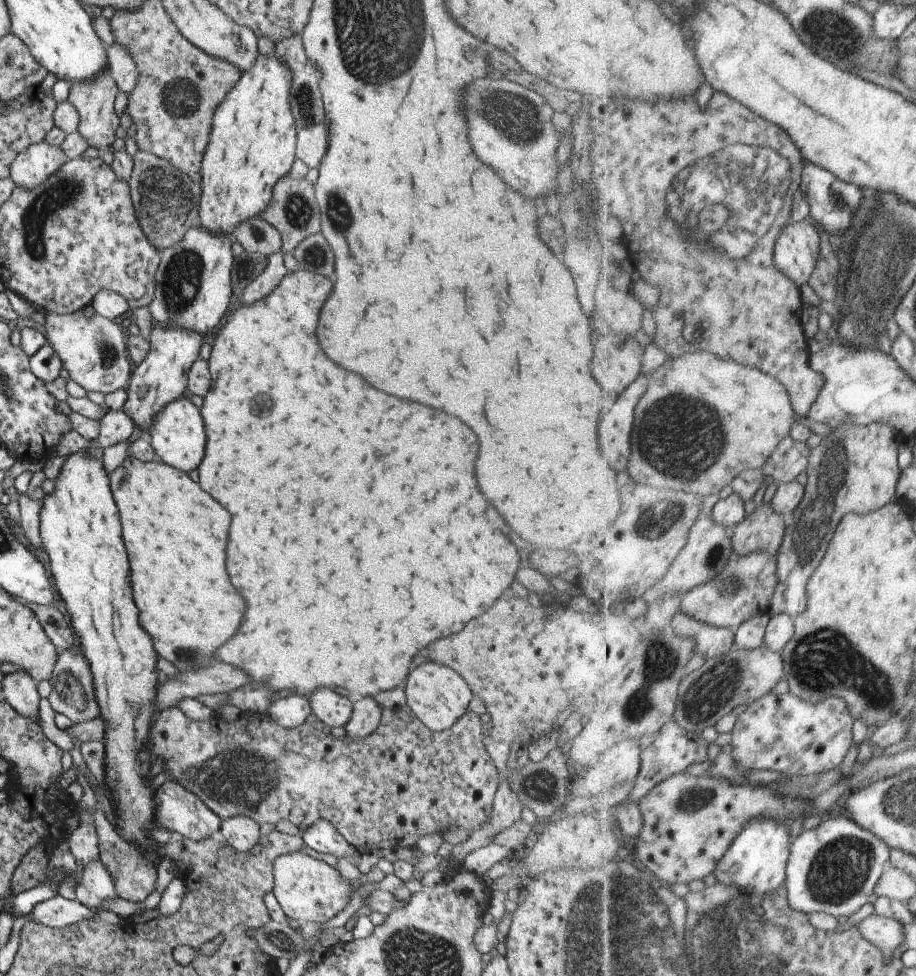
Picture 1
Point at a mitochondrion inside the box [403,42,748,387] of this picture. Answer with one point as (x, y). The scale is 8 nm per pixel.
(516, 121)

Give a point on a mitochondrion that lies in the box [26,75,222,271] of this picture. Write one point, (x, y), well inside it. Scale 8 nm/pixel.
(166, 201)

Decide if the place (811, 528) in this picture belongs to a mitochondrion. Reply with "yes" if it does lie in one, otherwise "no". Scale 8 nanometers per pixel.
yes

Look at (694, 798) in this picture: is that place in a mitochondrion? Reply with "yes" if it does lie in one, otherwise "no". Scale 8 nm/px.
yes

